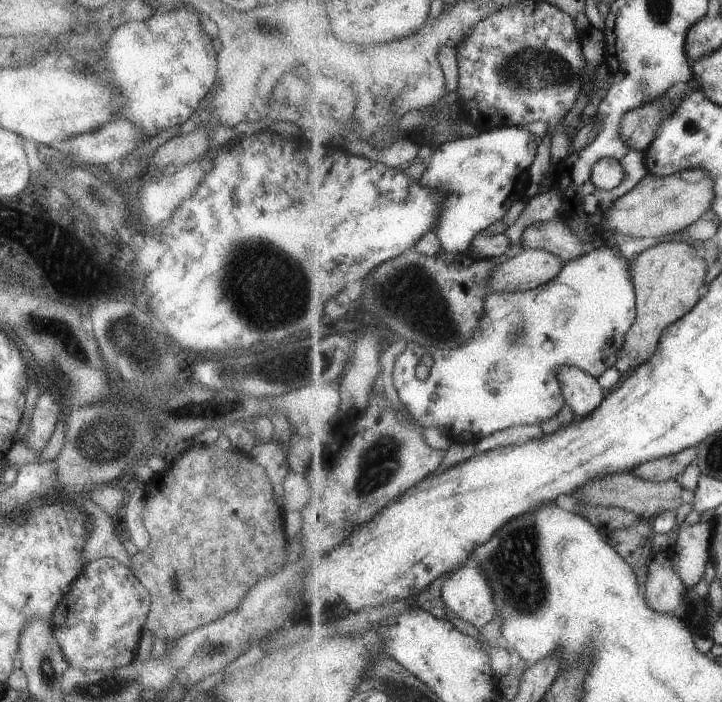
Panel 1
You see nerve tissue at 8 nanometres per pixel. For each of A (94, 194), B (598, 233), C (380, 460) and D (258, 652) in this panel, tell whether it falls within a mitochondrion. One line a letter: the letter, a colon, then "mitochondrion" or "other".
A: mitochondrion
B: other
C: mitochondrion
D: other

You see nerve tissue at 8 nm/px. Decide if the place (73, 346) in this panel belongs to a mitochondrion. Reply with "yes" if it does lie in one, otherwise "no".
yes

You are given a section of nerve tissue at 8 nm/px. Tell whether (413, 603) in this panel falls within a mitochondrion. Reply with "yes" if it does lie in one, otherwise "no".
no

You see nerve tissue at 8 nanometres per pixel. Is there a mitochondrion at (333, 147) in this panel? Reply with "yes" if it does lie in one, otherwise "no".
no

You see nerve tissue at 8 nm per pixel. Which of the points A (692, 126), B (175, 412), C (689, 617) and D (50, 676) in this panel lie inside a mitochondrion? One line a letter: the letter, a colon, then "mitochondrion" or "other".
A: mitochondrion
B: mitochondrion
C: other
D: mitochondrion

